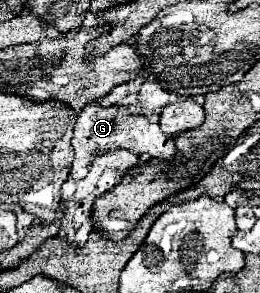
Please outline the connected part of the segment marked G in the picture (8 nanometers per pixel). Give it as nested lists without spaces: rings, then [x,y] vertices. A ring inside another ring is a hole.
[[[100,101],[88,103],[76,119],[76,127],[72,133],[72,147],[74,147],[74,161],[70,175],[74,179],[82,179],[88,175],[90,165],[98,153],[114,151],[114,149],[128,149],[130,153],[138,155],[140,163],[146,163],[148,159],[170,159],[174,157],[174,139],[166,137],[160,129],[160,125],[152,125],[144,115],[132,115],[126,107],[102,107]]]

